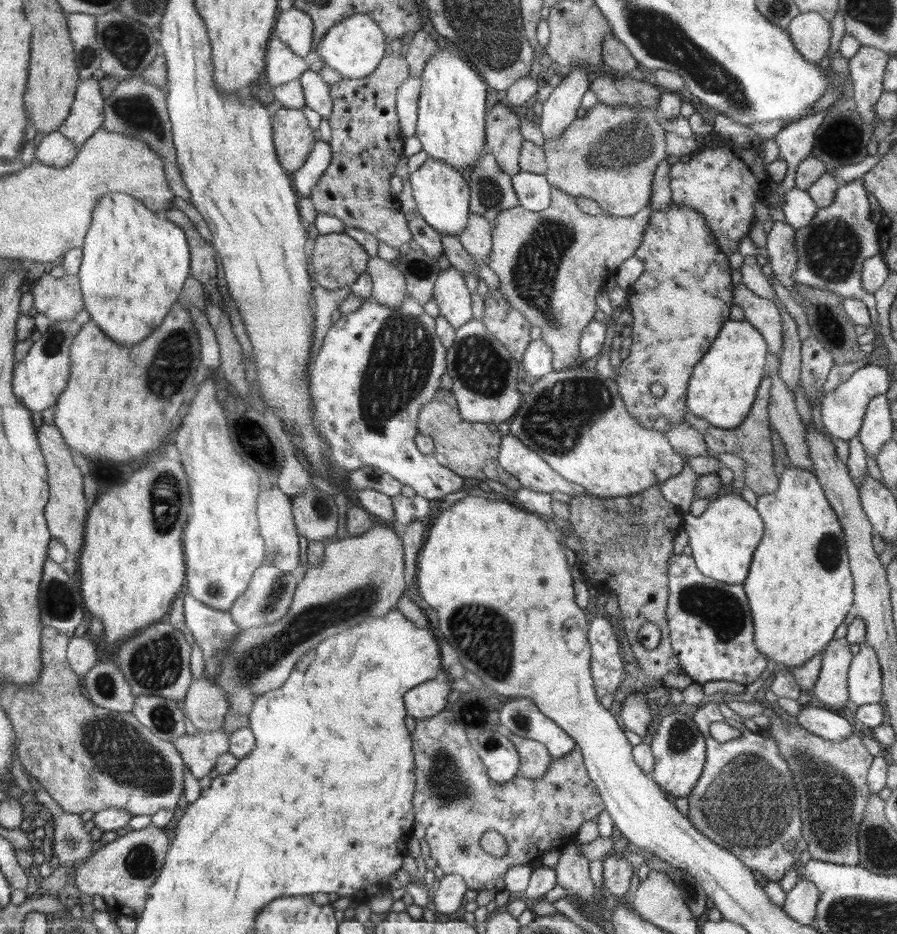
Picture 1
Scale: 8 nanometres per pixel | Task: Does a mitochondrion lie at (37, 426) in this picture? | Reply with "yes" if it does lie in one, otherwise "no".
no

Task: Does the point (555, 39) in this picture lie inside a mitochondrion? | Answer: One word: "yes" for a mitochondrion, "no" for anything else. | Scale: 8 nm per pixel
no

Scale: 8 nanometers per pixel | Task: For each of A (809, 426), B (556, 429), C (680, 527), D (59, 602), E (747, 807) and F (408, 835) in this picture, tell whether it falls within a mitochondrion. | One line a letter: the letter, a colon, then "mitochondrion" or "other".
A: other
B: mitochondrion
C: other
D: mitochondrion
E: mitochondrion
F: other

